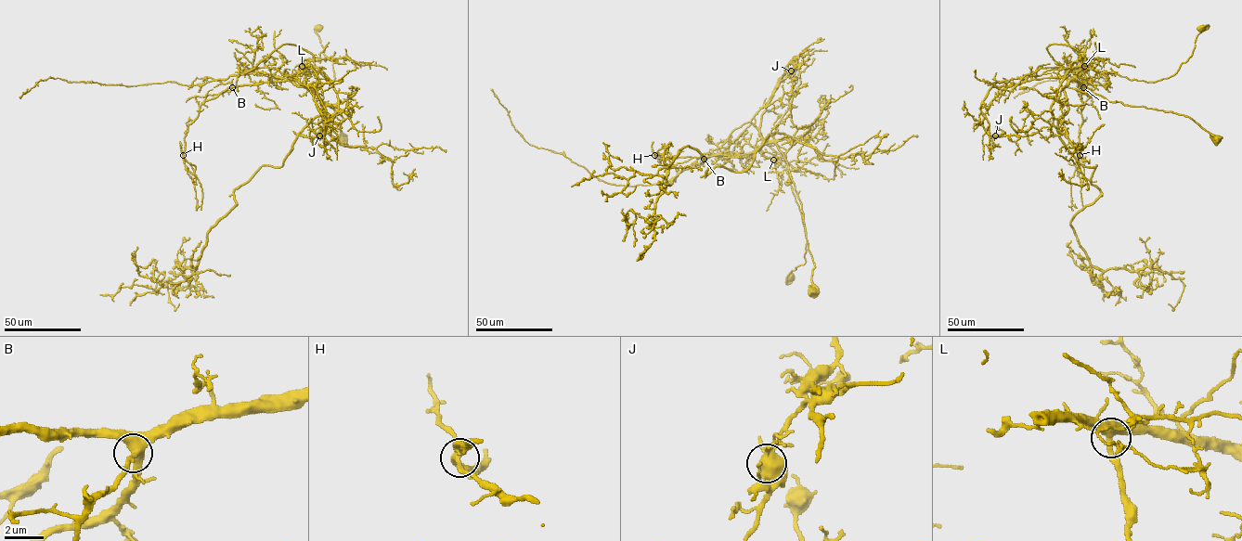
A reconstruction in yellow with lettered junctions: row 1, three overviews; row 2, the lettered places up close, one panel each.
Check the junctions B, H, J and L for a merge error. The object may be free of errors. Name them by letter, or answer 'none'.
J

